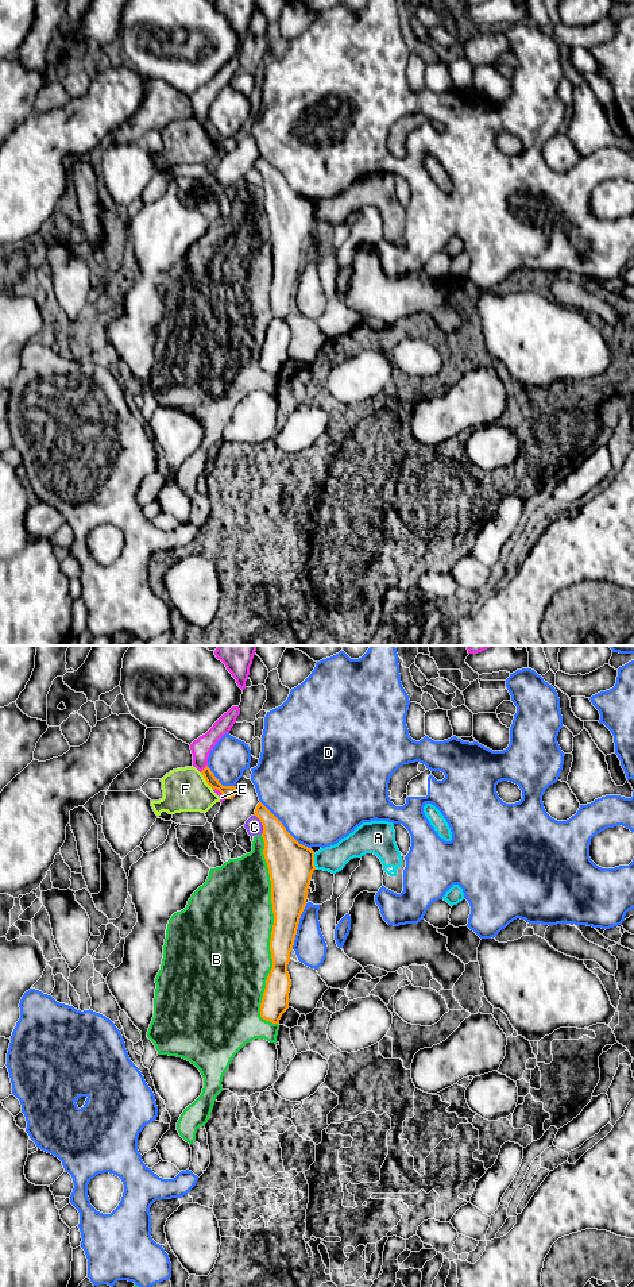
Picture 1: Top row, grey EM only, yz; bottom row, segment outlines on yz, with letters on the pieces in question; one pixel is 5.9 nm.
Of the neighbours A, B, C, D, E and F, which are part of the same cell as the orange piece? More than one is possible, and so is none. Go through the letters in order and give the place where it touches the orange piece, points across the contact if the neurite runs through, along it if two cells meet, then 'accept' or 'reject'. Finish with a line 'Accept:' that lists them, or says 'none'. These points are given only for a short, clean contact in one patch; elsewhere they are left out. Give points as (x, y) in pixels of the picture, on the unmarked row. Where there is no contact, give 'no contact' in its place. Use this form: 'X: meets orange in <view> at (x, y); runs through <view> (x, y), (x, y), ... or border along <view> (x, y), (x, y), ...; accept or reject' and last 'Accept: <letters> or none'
A: meets orange in yz at (313, 212); border along yz (313, 205), (313, 216), (316, 219); reject
B: meets orange in yz at (271, 286); reject
C: meets orange in yz at (262, 176); reject
D: meets orange in yz at (283, 178); reject
E: meets orange in yz at (204, 120); reject
F: meets orange in yz at (205, 131); border along yz (200, 124), (212, 141); reject
Accept: none

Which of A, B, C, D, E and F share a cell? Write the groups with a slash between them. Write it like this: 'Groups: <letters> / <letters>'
Groups: A B F / C / D / E

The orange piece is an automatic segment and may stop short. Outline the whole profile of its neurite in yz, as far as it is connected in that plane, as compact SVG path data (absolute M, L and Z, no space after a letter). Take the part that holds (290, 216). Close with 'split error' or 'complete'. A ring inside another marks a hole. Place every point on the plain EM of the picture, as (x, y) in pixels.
M262 154L258 155L254 167L263 177L263 207L271 232L274 265L270 292L272 320L266 332L260 369L279 377L282 366L289 361L291 332L287 316L316 221L314 204L299 196Z; complete

